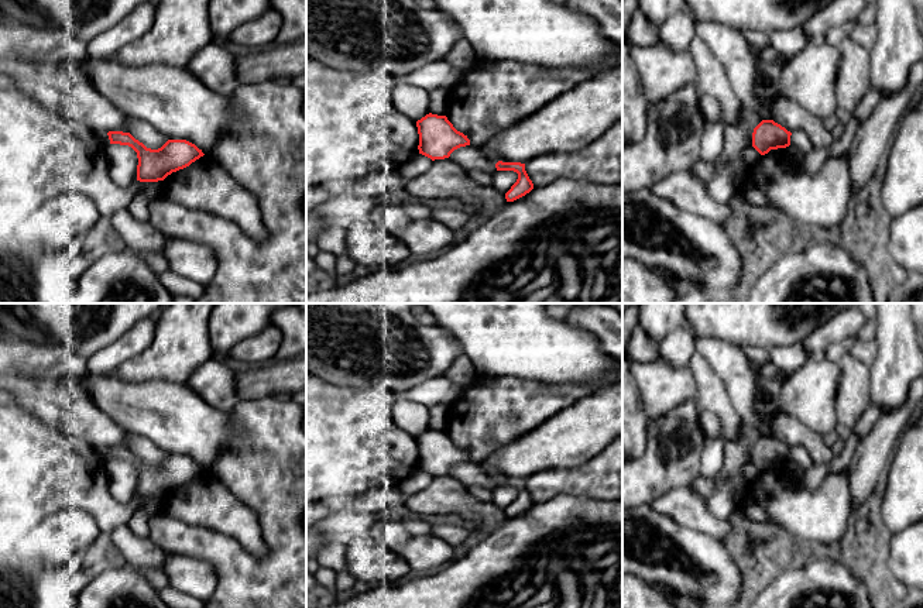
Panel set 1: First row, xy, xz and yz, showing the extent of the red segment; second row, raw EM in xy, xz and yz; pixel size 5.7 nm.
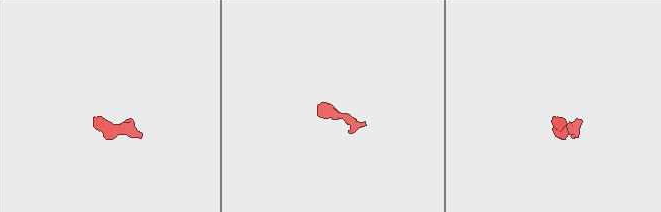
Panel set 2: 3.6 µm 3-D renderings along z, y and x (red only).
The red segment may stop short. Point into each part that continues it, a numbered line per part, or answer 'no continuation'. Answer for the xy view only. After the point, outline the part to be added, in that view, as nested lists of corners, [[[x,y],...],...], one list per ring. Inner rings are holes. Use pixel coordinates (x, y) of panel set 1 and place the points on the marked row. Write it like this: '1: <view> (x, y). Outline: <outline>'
no continuation

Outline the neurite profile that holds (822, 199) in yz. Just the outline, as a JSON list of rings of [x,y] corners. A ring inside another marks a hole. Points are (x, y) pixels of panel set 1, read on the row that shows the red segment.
[[[786,147],[762,155],[737,196],[800,223],[833,229],[845,219],[851,195],[847,154],[827,159],[816,174],[806,174],[796,168]]]

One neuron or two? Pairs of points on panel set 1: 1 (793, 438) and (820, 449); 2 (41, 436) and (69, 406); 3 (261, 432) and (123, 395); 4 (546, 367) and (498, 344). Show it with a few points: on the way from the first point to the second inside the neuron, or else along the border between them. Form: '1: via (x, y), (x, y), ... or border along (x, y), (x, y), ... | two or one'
1: via (800, 438), (806, 438), (813, 443) | one
2: border along (23, 409), (48, 425), (82, 439) | two
3: border along (229, 412), (230, 435), (218, 454) | two
4: via (535, 356), (524, 344), (510, 344) | one

